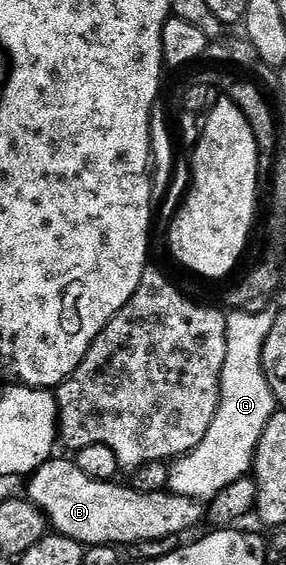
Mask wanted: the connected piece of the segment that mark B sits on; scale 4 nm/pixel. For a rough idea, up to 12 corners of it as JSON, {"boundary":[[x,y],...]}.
{"boundary":[[54,456],[28,501],[64,538],[125,548],[177,538],[200,501],[91,480]]}

